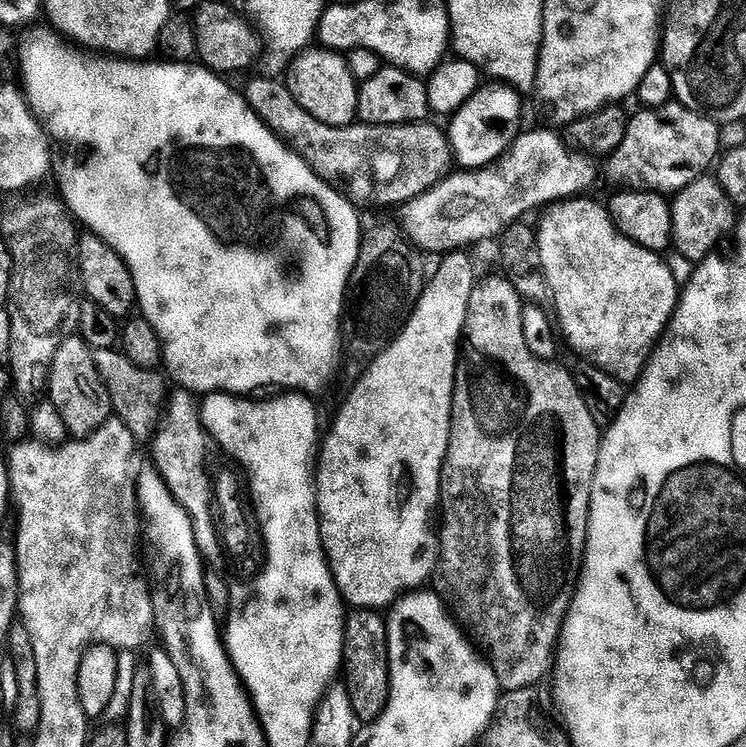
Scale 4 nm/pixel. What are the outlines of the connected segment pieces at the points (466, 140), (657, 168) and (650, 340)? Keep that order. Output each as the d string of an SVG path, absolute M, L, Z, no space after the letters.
M492 86L472 92L451 117L446 135L452 146L455 163L464 170L486 168L496 163L516 141L522 131L520 125L521 93L507 86Z
M669 102L664 108L640 110L637 113L633 120L631 117L620 144L610 156L612 161L608 164L608 176L614 183L620 184L616 186L675 194L709 171L717 155L717 125L705 116L687 112L675 102Z
M569 198L563 202L557 202L557 203L551 205L551 207L549 207L547 209L547 211L545 211L543 213L543 215L545 214L544 221L541 222L540 230L538 228L538 235L535 237L535 245L538 249L538 257L540 260L540 267L542 269L542 273L543 273L545 279L547 280L547 288L550 293L550 300L551 300L551 302L553 300L553 302L556 303L556 312L554 311L554 316L555 316L555 319L558 321L559 331L562 333L562 336L563 336L562 331L564 331L564 336L566 339L568 339L569 346L572 347L573 350L576 351L578 355L585 356L585 358L588 359L590 363L597 364L597 366L600 367L602 371L609 372L609 374L612 375L613 378L616 379L618 383L629 384L629 386L632 386L632 385L635 385L637 383L637 381L639 381L658 341L661 339L661 337L663 337L663 335L664 335L671 319L672 319L672 313L676 311L676 305L678 303L678 287L677 287L677 284L674 282L674 278L671 277L671 270L668 269L667 263L665 263L665 261L663 259L661 259L661 257L659 255L657 255L657 253L647 252L646 249L643 248L642 246L638 246L632 240L626 239L625 236L623 236L623 234L617 230L615 224L612 223L612 217L609 216L607 207L605 207L605 205L603 203L594 204L590 200L582 200L582 199L584 199L584 198Z

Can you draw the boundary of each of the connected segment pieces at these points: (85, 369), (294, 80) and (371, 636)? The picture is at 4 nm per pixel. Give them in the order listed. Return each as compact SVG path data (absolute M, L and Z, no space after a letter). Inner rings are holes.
M72 334L69 340L61 339L56 345L52 372L48 375L50 403L61 416L67 435L72 438L94 434L114 412L110 394L99 376L93 353L93 349L89 348L79 335Z
M323 46L309 47L289 63L286 75L288 90L298 106L318 122L335 128L348 128L351 120L357 119L356 107L360 101L358 81L353 78L348 61L341 53Z
M356 608L349 611L344 618L344 663L342 665L342 680L348 683L346 693L352 703L355 719L371 725L384 712L388 705L388 625L385 617L379 611L370 608Z

